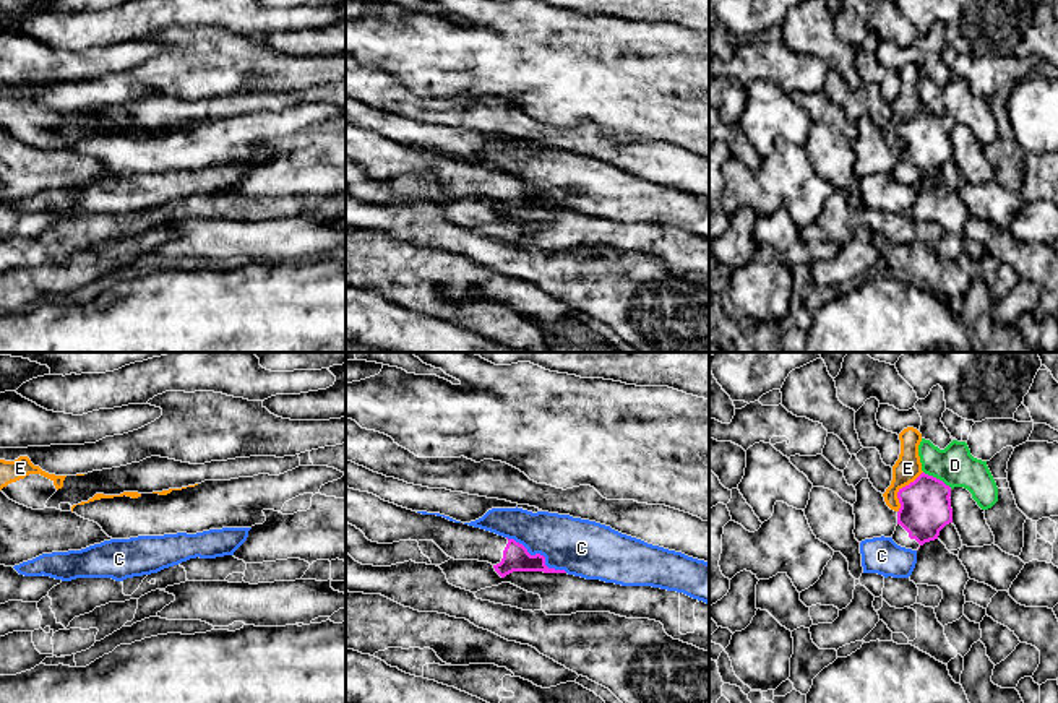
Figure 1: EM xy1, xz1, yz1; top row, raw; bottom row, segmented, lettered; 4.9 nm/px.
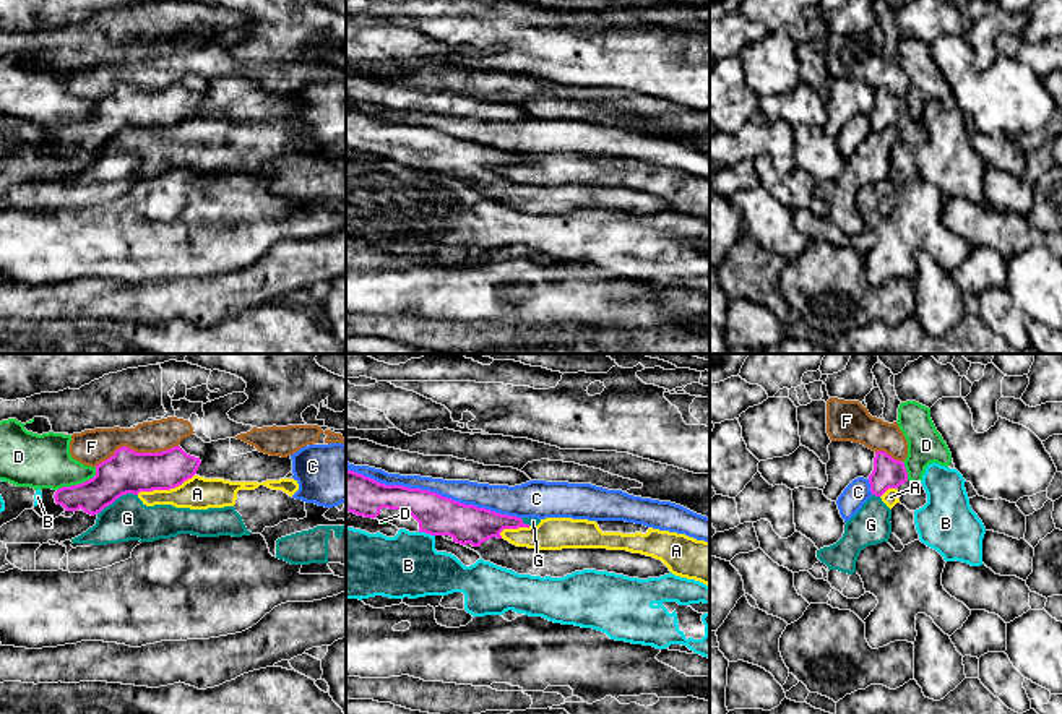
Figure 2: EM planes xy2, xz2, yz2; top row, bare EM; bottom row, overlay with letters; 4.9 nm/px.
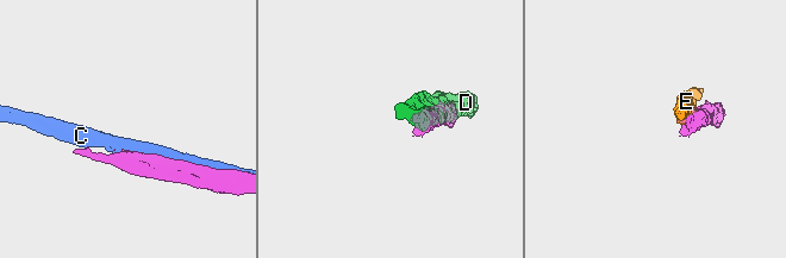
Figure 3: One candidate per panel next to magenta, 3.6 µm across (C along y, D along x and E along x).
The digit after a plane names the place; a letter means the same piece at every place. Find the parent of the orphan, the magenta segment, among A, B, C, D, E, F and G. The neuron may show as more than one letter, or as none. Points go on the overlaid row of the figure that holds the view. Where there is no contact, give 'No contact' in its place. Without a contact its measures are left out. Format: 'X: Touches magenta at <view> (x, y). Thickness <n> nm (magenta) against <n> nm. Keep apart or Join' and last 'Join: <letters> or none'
A: Touches magenta at xy2 (164, 489). Thickness 220 nm (magenta) against 160 nm. Keep apart
B: Touches magenta at xz2 (427, 533). Thickness 200 nm (magenta) against 320 nm. Keep apart
C: Touches magenta at xz2 (434, 492). Thickness 200 nm (magenta) against 130 nm. Keep apart
D: Touches magenta at xy2 (78, 484). Thickness 220 nm (magenta) against 280 nm. Keep apart
E: Touches magenta at yz1 (899, 491). Thickness 260 nm (magenta) against 140 nm. Keep apart
F: Touches magenta at xy2 (135, 451). Thickness 220 nm (magenta) against 180 nm. Keep apart
G: Touches magenta at xy2 (116, 498). Thickness 220 nm (magenta) against 220 nm. Keep apart
Join: none

